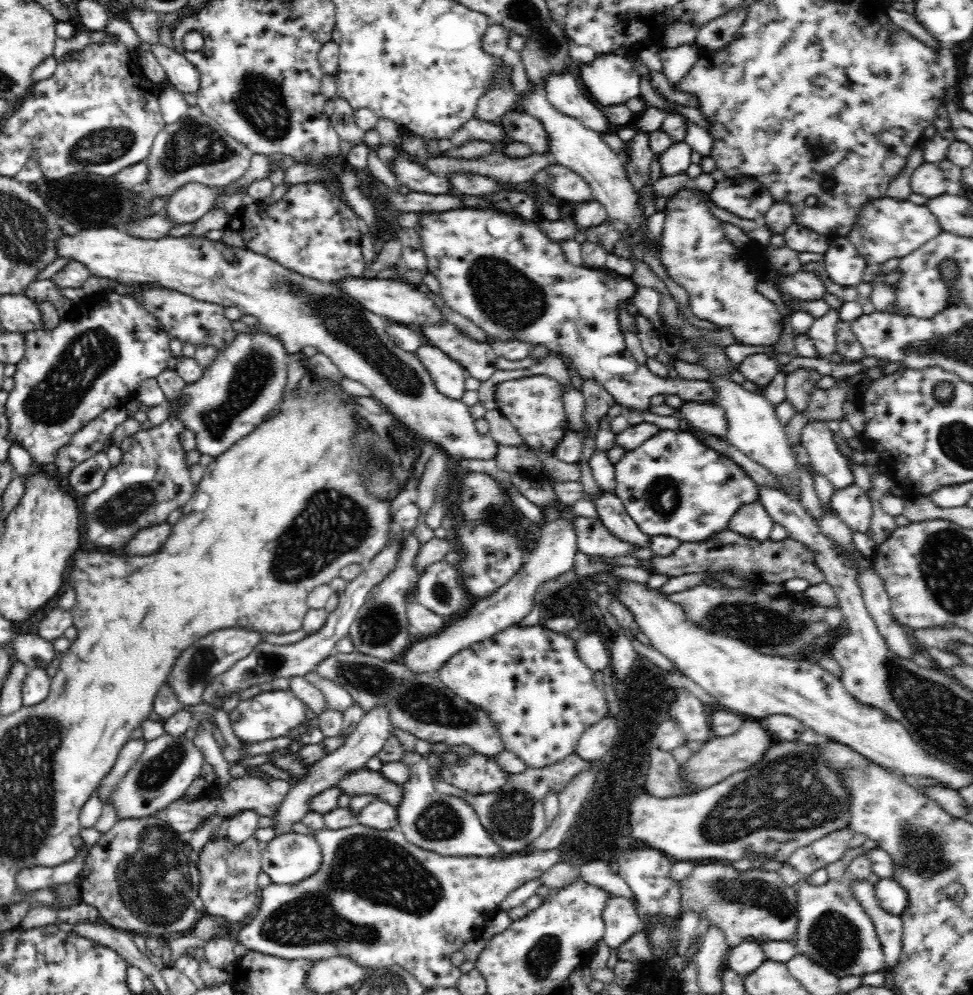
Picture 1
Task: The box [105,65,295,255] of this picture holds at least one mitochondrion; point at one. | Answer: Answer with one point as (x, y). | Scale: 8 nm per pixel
(193, 143)

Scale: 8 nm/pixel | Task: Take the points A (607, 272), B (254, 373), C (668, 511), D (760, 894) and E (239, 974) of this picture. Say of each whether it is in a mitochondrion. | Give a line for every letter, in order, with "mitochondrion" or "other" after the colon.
A: other
B: mitochondrion
C: mitochondrion
D: mitochondrion
E: other

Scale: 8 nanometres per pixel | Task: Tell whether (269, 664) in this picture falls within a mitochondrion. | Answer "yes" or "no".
yes

